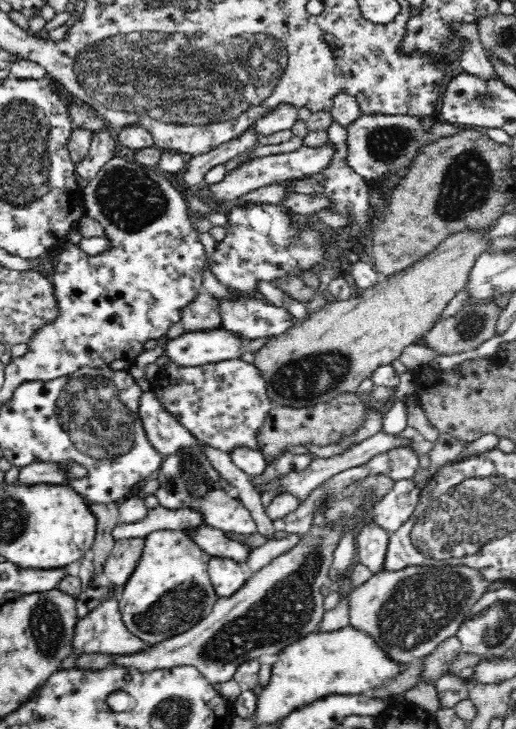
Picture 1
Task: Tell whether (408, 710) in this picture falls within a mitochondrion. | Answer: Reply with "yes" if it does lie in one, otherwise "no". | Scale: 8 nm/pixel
no

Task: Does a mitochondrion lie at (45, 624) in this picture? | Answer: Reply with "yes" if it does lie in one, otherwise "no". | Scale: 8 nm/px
yes

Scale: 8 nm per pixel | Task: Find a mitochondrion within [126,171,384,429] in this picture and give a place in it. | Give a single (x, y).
(302, 379)

